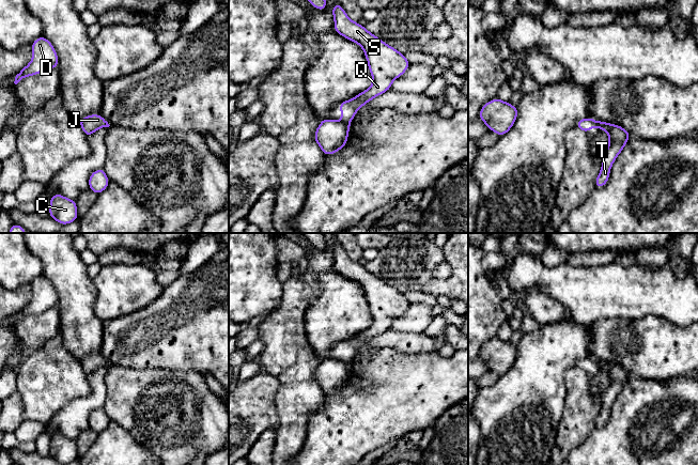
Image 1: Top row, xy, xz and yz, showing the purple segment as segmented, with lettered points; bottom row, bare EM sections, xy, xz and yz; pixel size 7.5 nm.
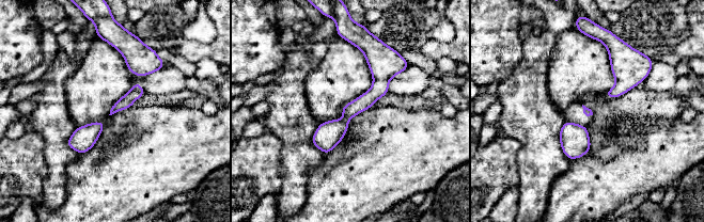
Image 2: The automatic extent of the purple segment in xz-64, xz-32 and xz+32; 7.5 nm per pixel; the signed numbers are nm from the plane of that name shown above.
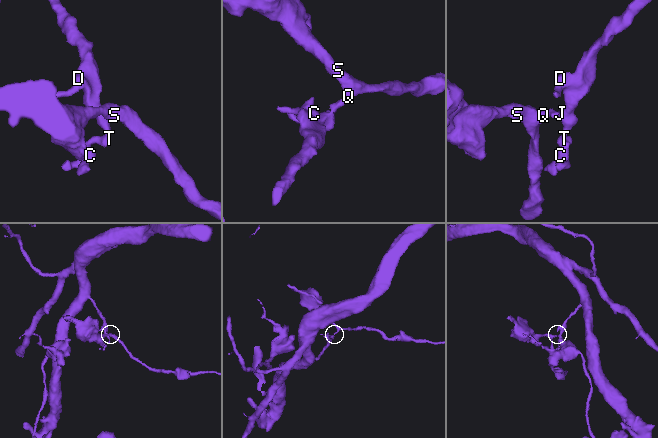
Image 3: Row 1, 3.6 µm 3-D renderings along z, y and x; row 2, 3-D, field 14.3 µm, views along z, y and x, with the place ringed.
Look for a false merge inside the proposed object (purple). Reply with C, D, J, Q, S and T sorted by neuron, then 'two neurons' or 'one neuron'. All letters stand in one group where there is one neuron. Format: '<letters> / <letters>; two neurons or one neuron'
C D J T / Q S; two neurons

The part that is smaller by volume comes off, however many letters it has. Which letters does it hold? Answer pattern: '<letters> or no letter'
Q, S

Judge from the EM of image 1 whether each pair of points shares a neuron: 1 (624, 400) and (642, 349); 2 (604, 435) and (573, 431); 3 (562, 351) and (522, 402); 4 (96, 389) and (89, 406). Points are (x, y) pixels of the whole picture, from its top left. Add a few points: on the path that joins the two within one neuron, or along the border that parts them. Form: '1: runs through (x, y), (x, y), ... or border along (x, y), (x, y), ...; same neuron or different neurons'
1: border along (631, 373), (645, 378), (658, 380); different neurons
2: border along (595, 428), (572, 450); different neurons
3: runs through (549, 363), (536, 377), (532, 389); same neuron
4: runs through (96, 393), (96, 398), (92, 402); same neuron

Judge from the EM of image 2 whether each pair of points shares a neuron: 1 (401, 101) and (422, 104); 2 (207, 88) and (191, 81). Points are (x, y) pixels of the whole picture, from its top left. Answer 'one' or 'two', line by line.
1: one
2: one

